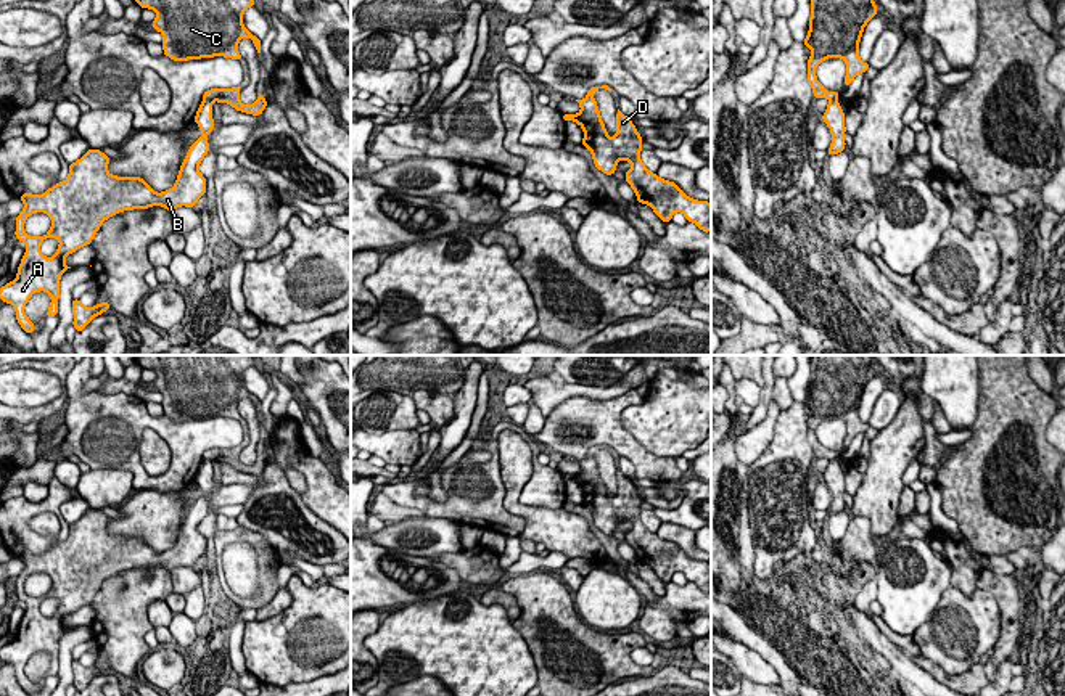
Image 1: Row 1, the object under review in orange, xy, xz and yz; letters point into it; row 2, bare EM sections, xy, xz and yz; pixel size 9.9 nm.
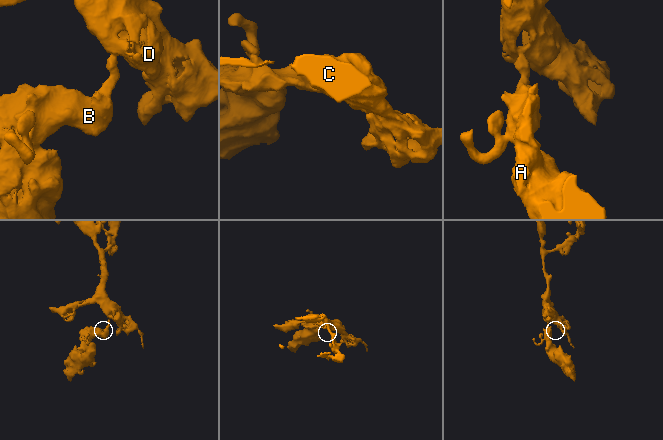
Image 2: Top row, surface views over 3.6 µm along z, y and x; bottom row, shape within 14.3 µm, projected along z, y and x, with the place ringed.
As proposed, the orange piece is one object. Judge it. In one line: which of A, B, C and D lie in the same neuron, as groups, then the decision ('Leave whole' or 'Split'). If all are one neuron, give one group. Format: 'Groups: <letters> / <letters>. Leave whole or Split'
Groups: A B / C D. Split

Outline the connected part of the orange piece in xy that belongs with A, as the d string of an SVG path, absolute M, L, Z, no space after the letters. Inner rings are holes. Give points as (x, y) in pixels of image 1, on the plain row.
M203 460L195 482L203 495L190 506L175 545L171 550L156 553L140 537L116 537L108 532L108 518L100 510L88 510L79 521L69 524L69 535L64 542L53 545L43 555L24 553L19 559L24 569L16 577L16 600L24 601L27 609L18 627L16 638L0 648L2 662L8 662L16 670L21 688L34 693L34 682L24 673L31 656L45 651L51 664L45 677L58 673L60 638L64 630L68 614L87 606L95 598L101 583L132 569L148 569L162 566L167 571L187 566L195 567L206 553L206 538L198 530L199 522L209 511L206 497L216 487L212 481L212 461ZM35 572L45 572L51 579L51 588L43 596L29 596L24 582ZM47 598L56 598L60 606L53 617L40 612L40 604Z

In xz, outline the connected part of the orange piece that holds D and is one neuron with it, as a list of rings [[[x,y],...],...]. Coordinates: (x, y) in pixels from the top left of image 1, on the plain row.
[[[608,445],[592,447],[584,460],[576,460],[581,471],[570,474],[570,479],[584,490],[581,505],[592,513],[595,527],[613,535],[619,519],[629,521],[632,527],[624,538],[635,551],[639,563],[648,564],[664,583],[671,582],[676,572],[682,572],[700,590],[711,592],[711,564],[689,558],[674,542],[660,538],[644,526],[640,521],[644,500],[632,481],[619,469],[616,473],[616,495],[608,497],[597,461],[592,456],[598,448],[611,452]]]

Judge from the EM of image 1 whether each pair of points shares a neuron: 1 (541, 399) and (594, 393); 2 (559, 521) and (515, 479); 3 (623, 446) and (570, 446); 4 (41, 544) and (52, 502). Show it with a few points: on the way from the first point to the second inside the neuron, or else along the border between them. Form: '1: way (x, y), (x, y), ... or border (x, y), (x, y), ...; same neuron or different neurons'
1: way (554, 396), (567, 391), (581, 391); same neuron
2: way (542, 521), (525, 511), (513, 500), (513, 495); same neuron
3: way (610, 438), (583, 441); same neuron
4: way (28, 532), (24, 519), (39, 508); same neuron

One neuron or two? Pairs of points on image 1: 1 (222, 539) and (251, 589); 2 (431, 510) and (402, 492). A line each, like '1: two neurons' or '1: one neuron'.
1: two neurons
2: one neuron

